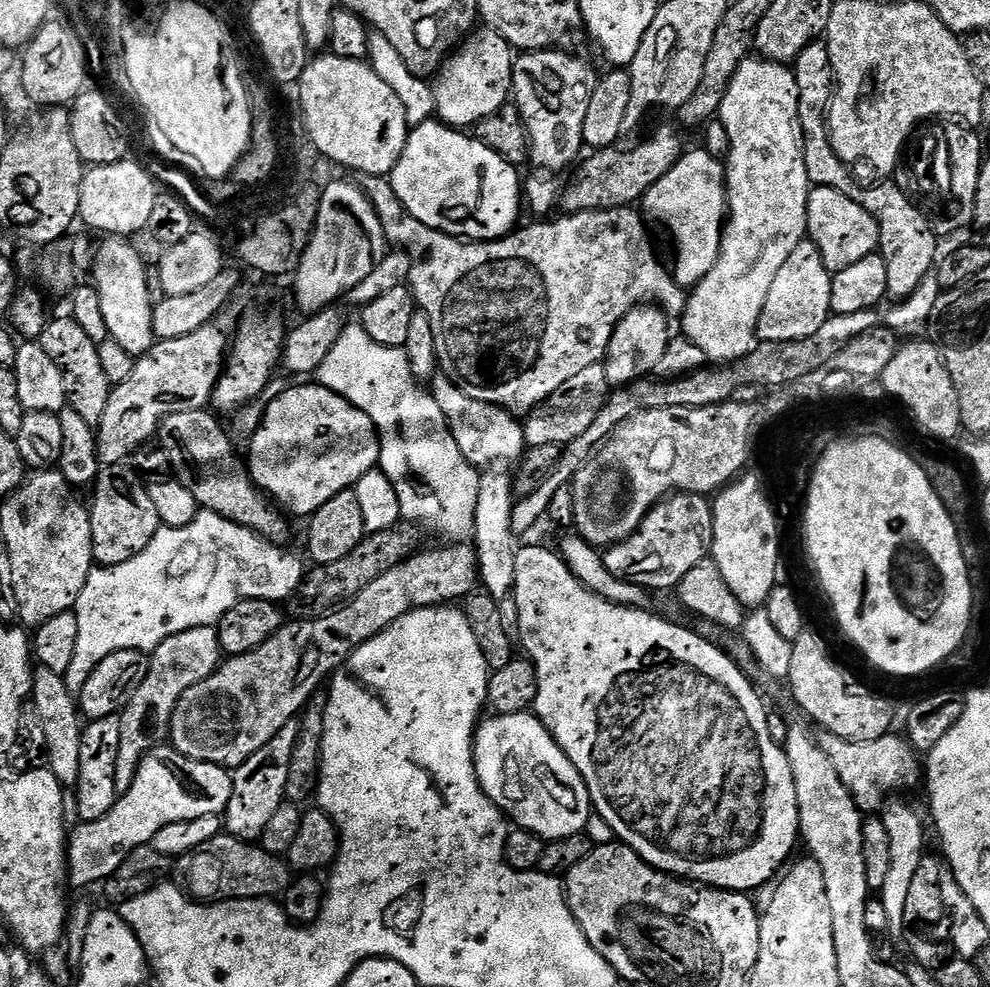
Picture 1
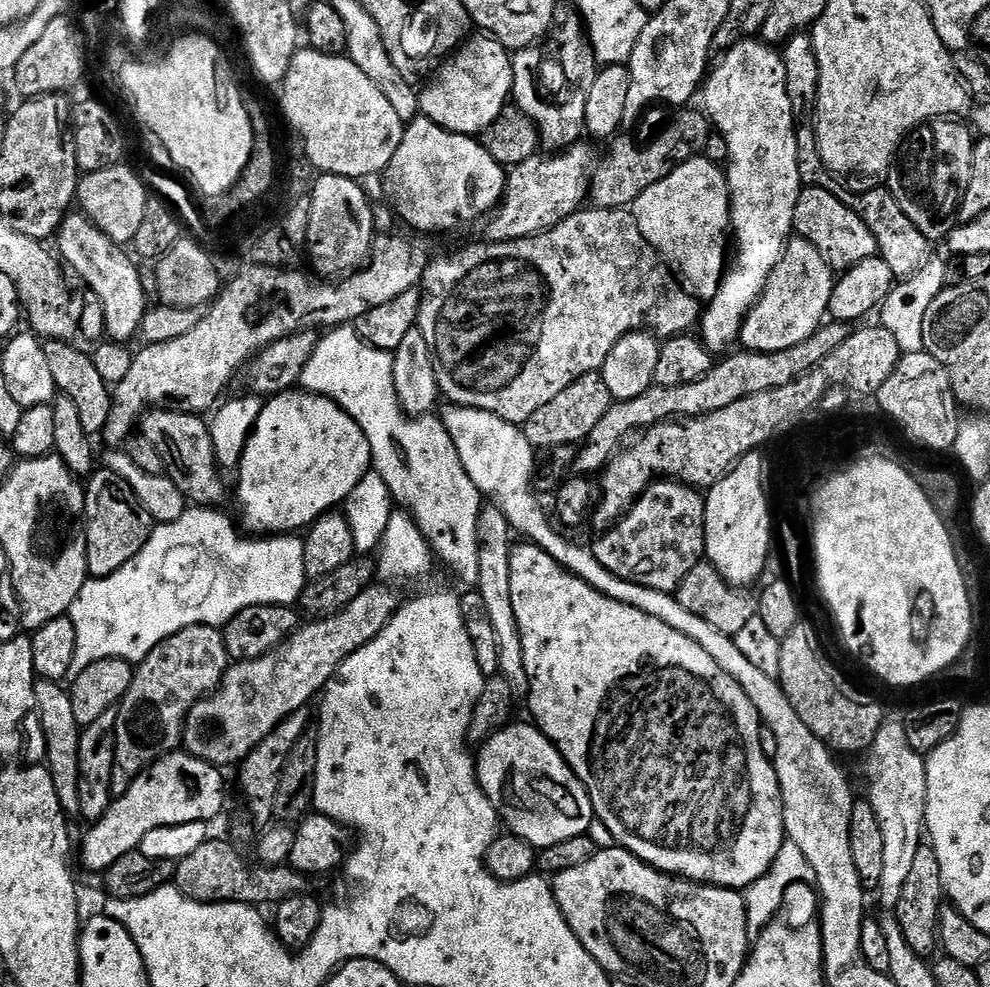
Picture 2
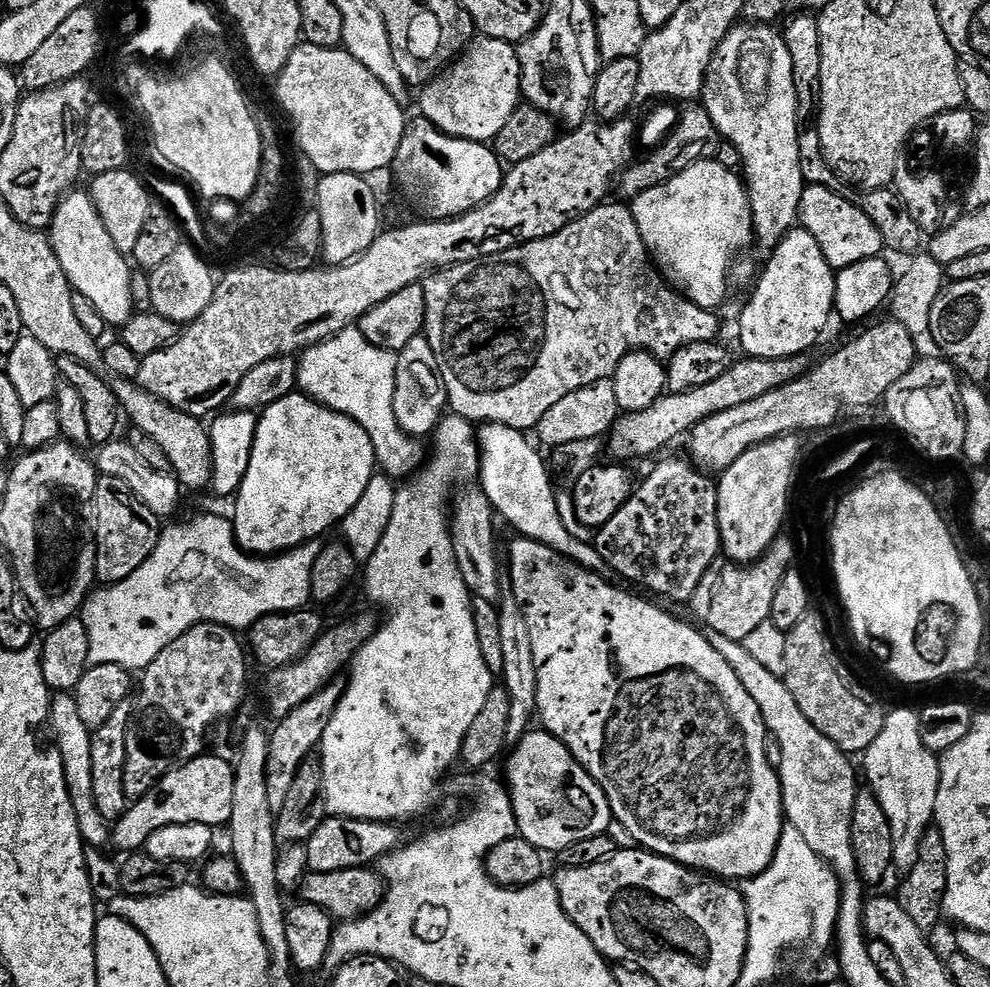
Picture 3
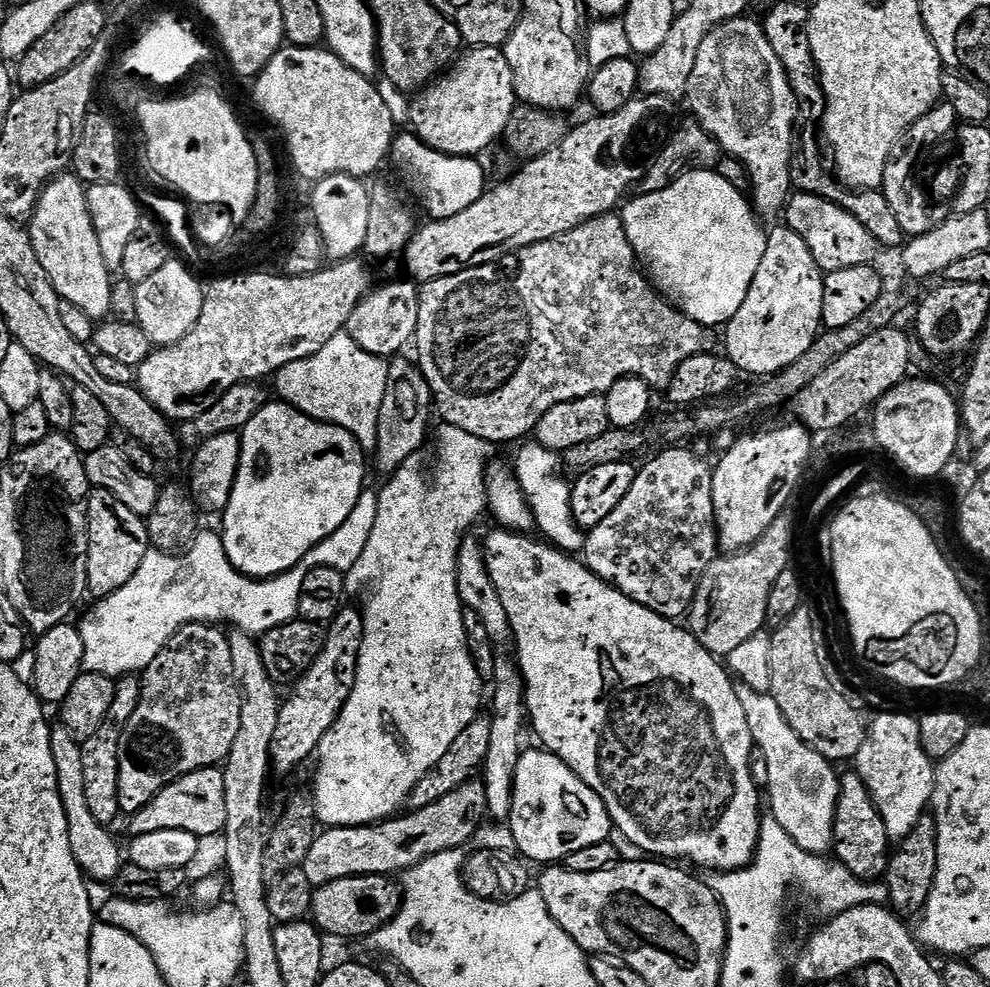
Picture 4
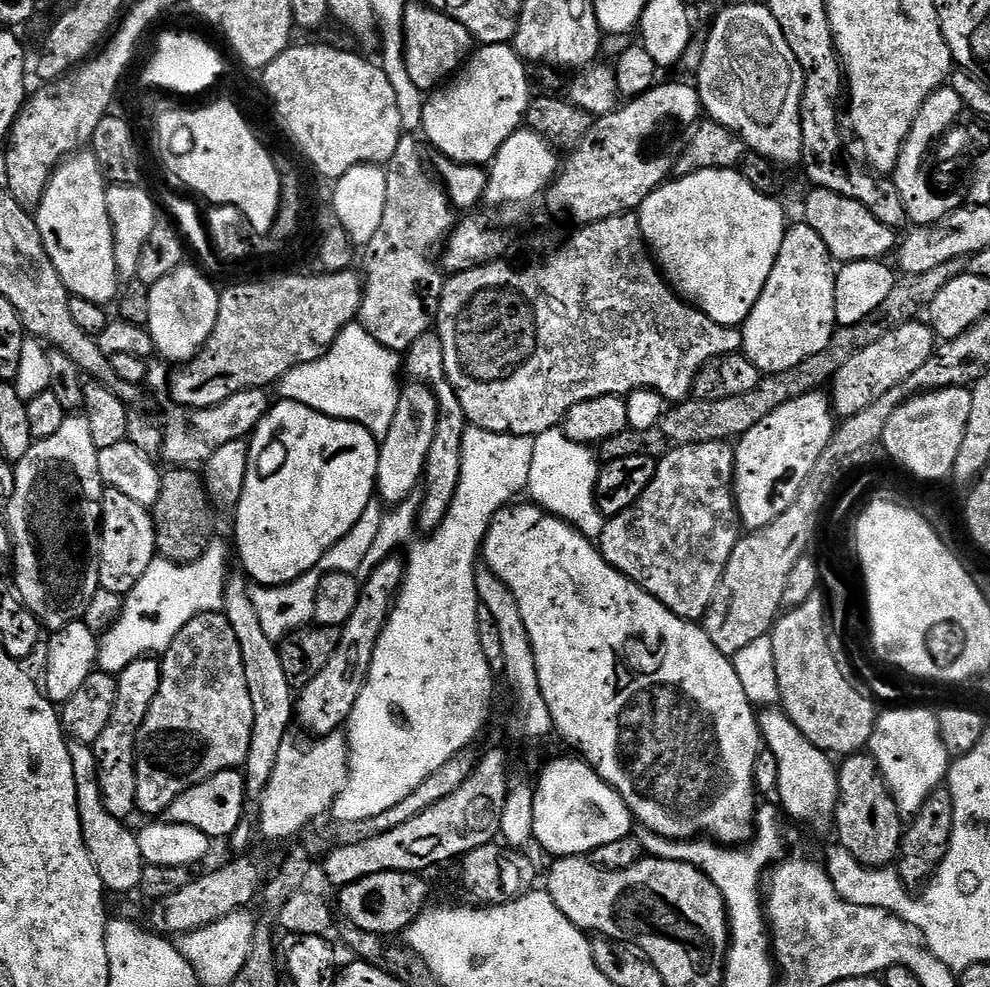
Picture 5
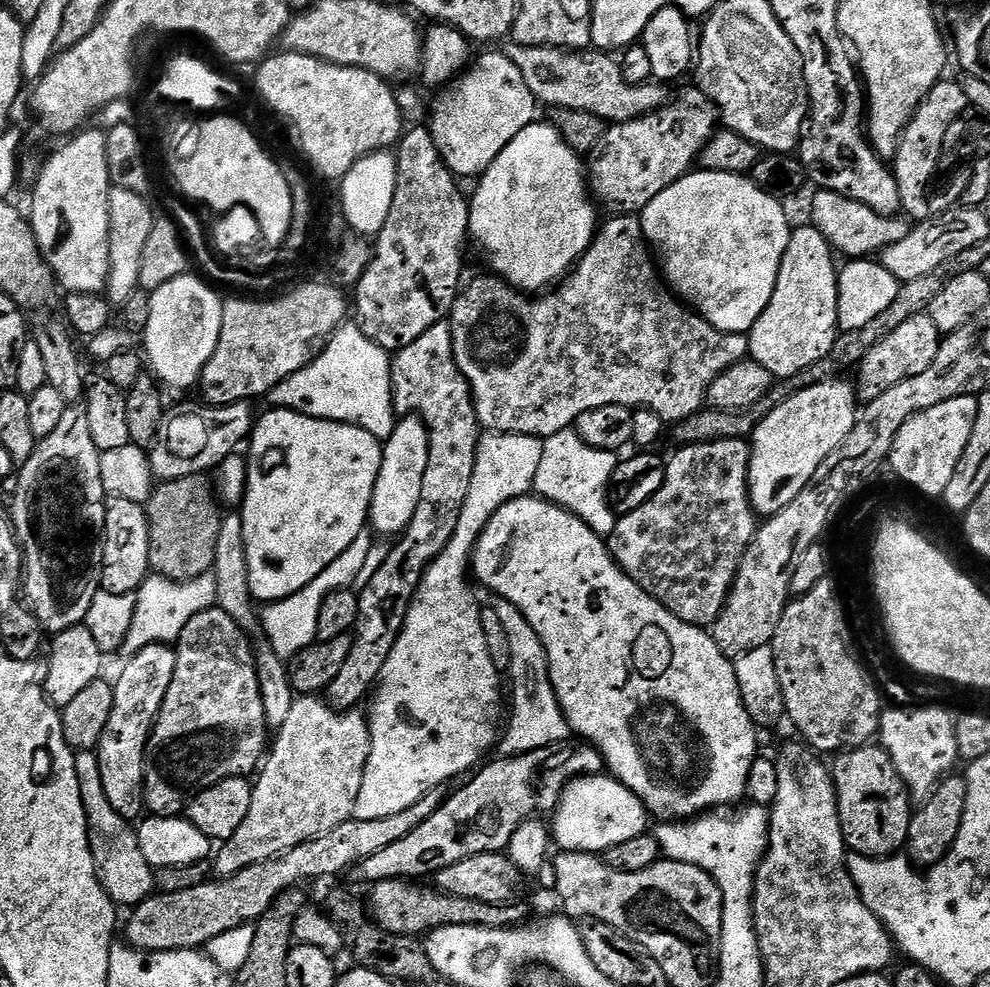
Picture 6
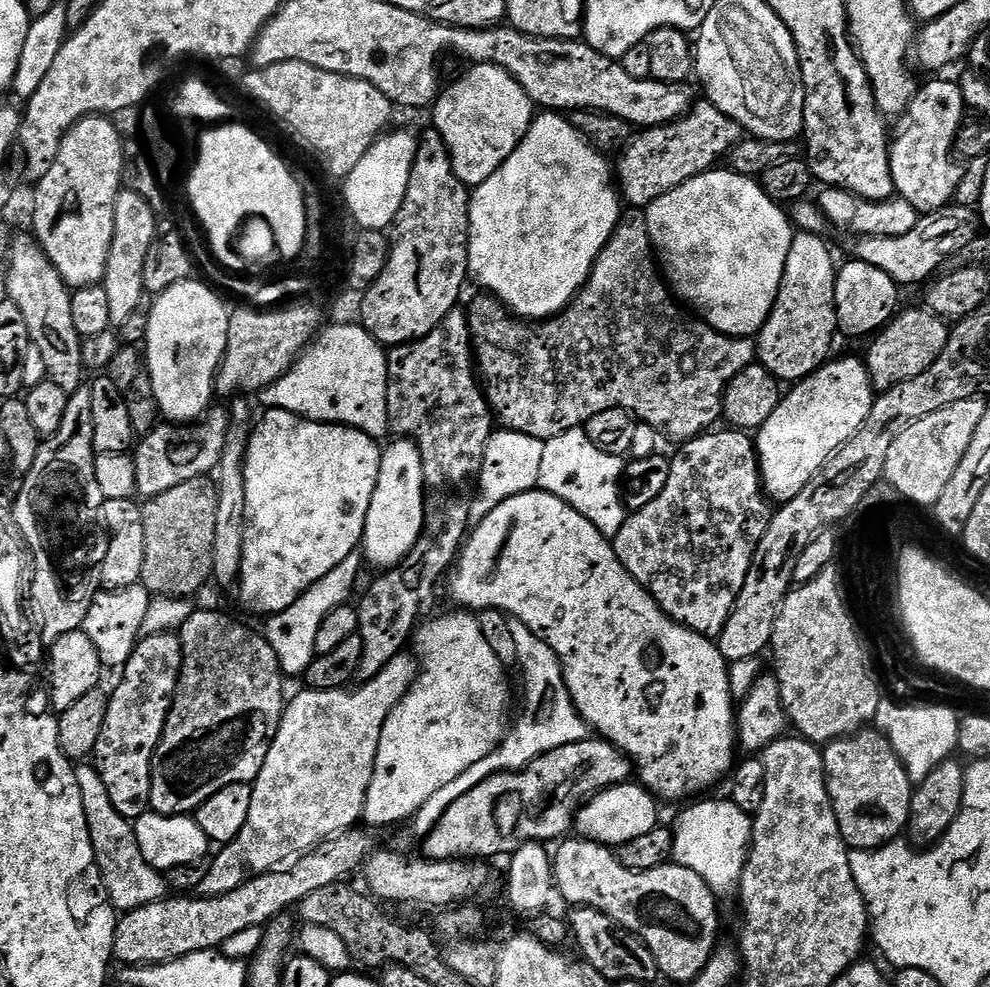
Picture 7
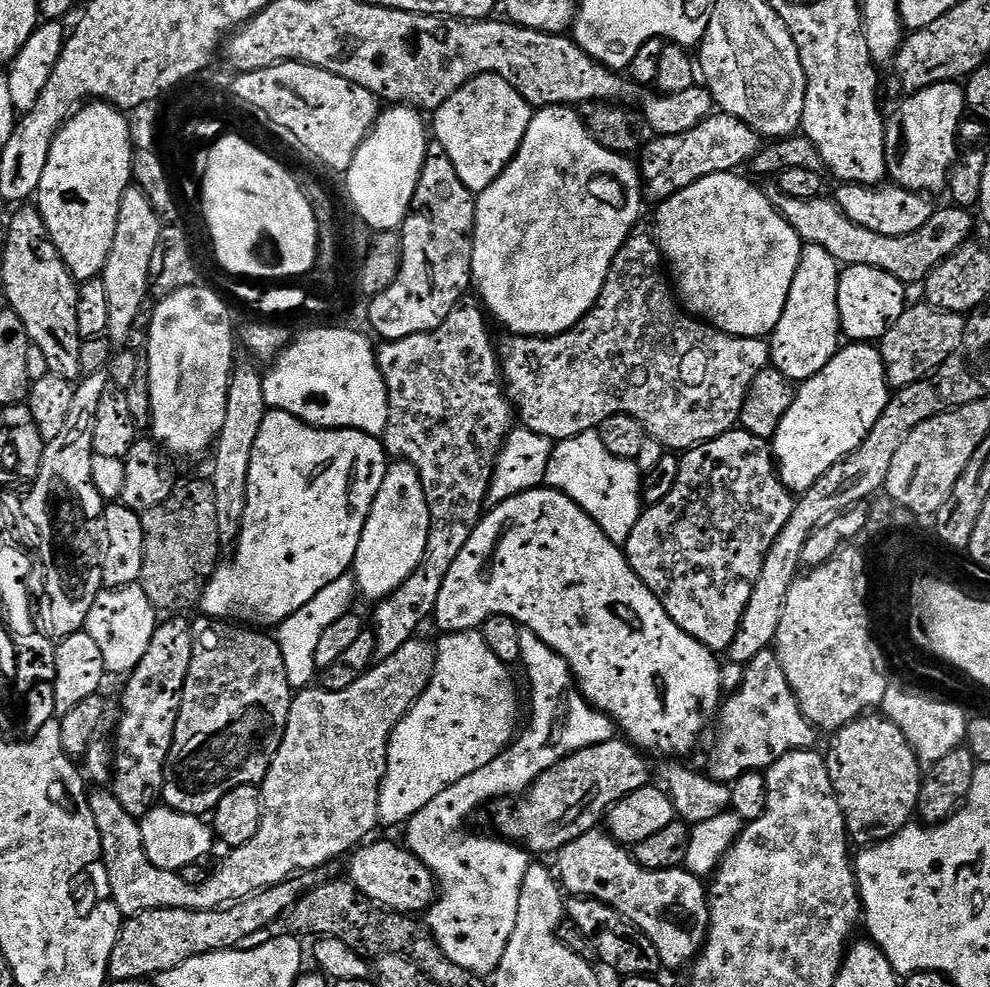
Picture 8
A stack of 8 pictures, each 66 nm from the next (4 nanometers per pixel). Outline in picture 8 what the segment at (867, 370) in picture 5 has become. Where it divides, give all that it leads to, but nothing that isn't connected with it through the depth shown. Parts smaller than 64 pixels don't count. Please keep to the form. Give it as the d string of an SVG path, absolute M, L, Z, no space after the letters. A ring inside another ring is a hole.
M927 302L919 303L913 308L912 305L905 307L902 318L898 318L894 326L890 326L890 330L878 344L889 385L896 390L928 379L964 341L966 320L961 313L939 312L937 308L931 308Z

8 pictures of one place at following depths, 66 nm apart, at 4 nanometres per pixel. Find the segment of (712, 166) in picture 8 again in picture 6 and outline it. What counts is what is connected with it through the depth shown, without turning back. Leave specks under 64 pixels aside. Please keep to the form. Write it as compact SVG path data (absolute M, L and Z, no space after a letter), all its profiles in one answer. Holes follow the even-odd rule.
M691 87L681 94L677 104L669 103L659 112L637 120L612 124L597 142L590 156L590 188L601 205L609 204L616 208L612 210L624 214L639 214L662 190L693 171L704 148L716 136L716 123L721 123L722 117L705 92Z

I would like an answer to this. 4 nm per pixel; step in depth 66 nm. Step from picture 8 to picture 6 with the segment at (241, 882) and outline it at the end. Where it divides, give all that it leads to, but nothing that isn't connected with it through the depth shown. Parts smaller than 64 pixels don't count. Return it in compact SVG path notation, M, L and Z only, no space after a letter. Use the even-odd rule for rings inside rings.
M315 694L293 699L290 714L286 714L286 722L282 722L275 733L270 751L255 777L246 822L238 826L234 835L221 847L224 849L215 853L214 872L217 877L233 876L244 868L275 860L355 817L358 794L362 790L364 771L372 749L370 720L360 710L337 710L331 703L323 704L320 698ZM77 751L76 769L78 770L78 782L82 790L86 818L88 819L88 845L92 847L100 883L103 884L115 905L135 906L140 904L153 895L155 888L152 887L155 884L157 887L158 876L142 854L140 843L136 837L137 829L129 821L120 817L113 806L110 806L110 801L106 798L106 792L103 790L99 758L95 751Z

